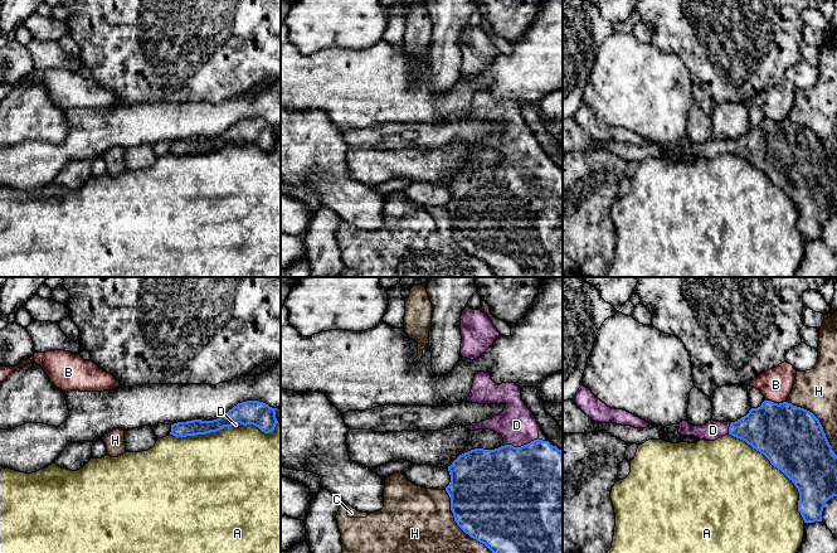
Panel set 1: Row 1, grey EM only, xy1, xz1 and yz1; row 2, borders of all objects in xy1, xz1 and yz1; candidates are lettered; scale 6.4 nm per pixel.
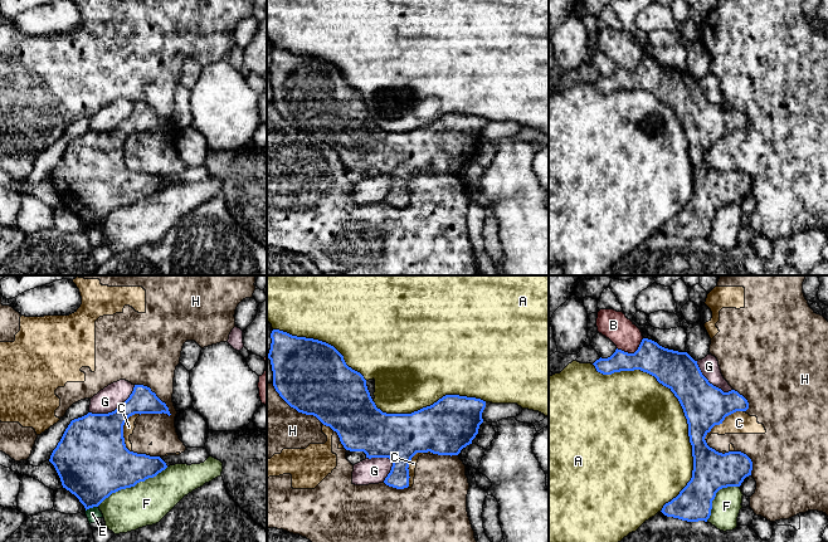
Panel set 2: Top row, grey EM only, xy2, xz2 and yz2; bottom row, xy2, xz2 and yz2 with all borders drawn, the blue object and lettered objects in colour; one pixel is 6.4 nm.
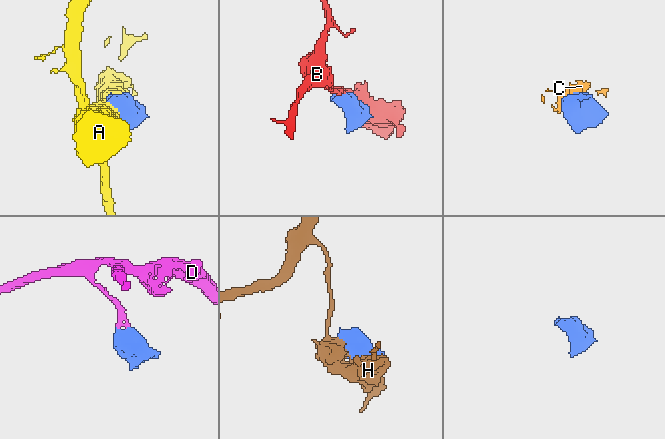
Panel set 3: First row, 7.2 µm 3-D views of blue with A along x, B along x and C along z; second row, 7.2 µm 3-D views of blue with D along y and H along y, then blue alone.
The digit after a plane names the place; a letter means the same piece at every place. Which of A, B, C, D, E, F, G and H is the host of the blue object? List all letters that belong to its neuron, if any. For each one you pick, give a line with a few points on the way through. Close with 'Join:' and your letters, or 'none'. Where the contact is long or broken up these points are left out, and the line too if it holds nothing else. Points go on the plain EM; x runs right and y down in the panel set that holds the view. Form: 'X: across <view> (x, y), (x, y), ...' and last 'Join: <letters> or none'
D: across xz1 (535, 200), (524, 182), (521, 164), (520, 148), (516, 142)
Join: D

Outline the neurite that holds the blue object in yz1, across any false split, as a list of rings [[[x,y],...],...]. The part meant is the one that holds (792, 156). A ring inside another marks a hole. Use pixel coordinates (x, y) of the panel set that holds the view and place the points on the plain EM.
[[[764,118],[760,125],[735,140],[709,139],[702,144],[692,144],[686,137],[680,140],[681,154],[694,154],[705,159],[715,159],[731,152],[745,159],[763,171],[770,181],[780,188],[798,207],[798,229],[804,241],[822,239],[826,220],[837,214],[837,173],[832,168],[819,137],[809,128],[792,121]]]

